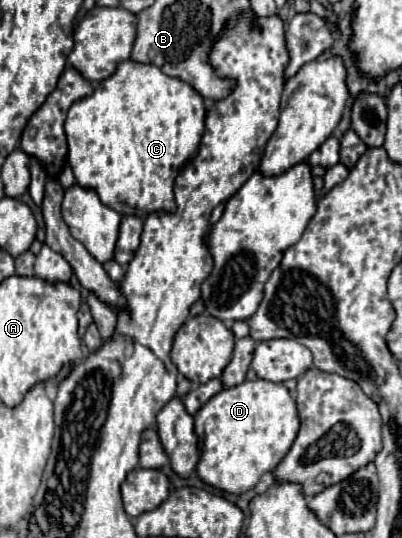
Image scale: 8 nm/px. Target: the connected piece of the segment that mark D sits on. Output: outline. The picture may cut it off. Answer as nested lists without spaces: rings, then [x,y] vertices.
[[[266,379],[222,389],[198,409],[194,421],[196,427],[206,429],[196,465],[198,477],[216,489],[236,495],[254,489],[264,473],[274,471],[294,443],[294,433],[298,433],[296,401],[282,383]]]

